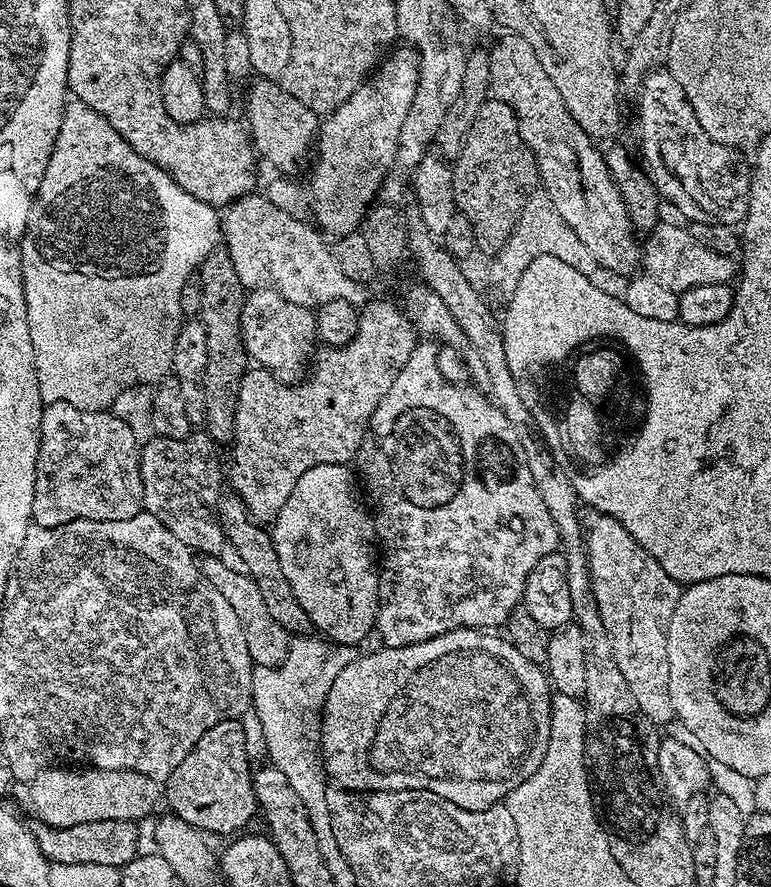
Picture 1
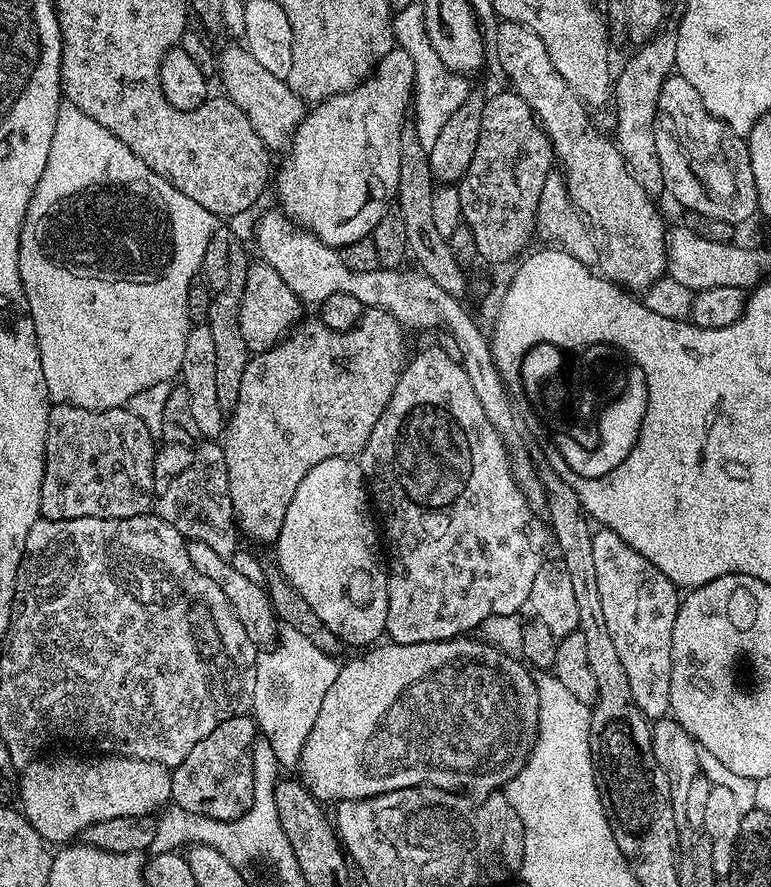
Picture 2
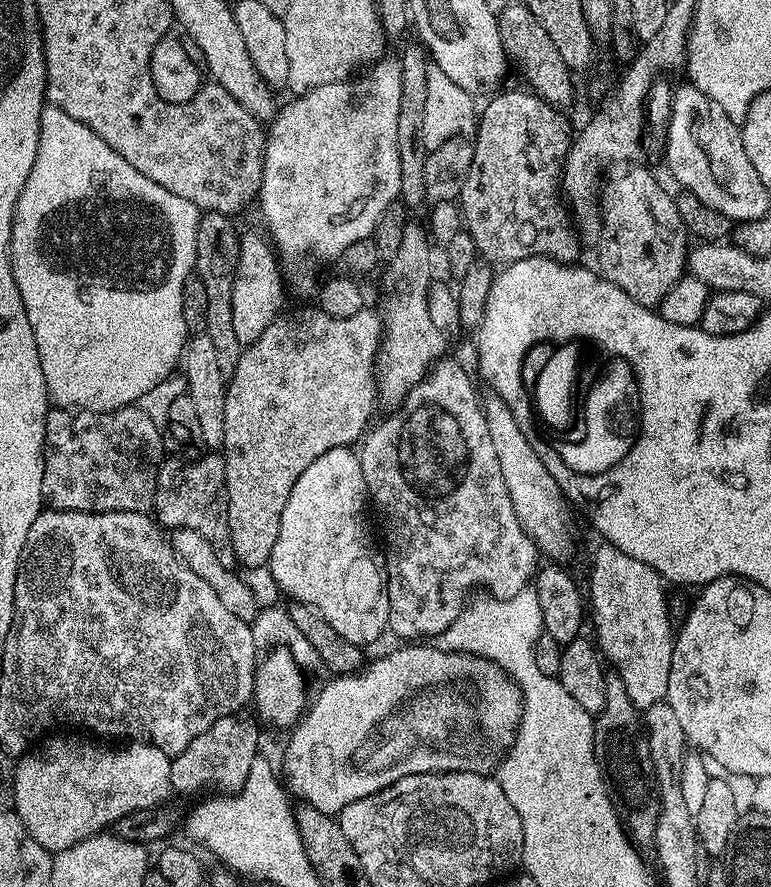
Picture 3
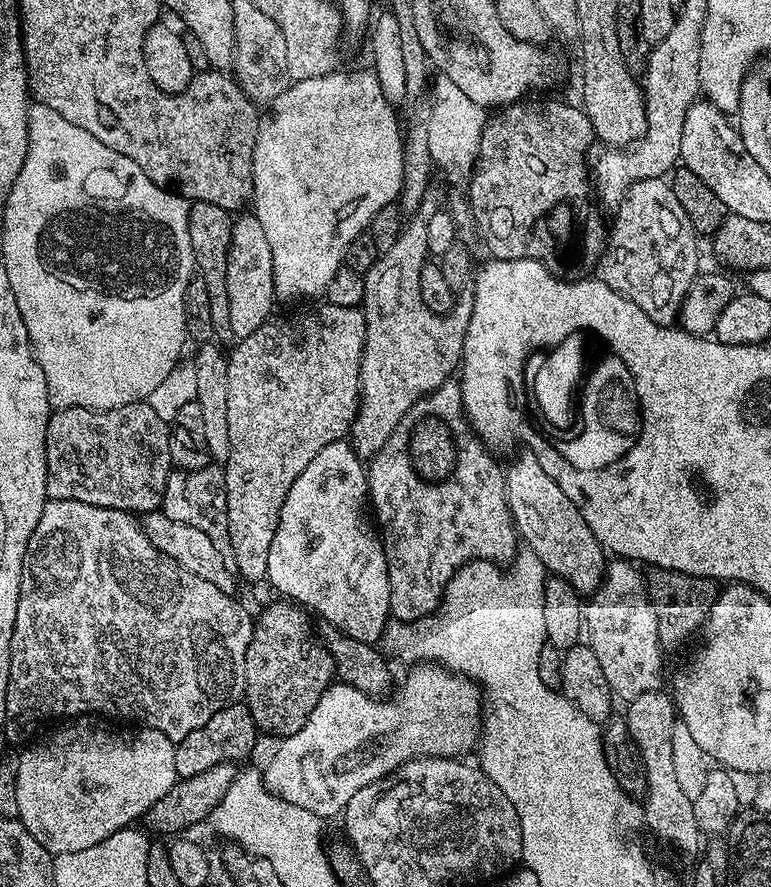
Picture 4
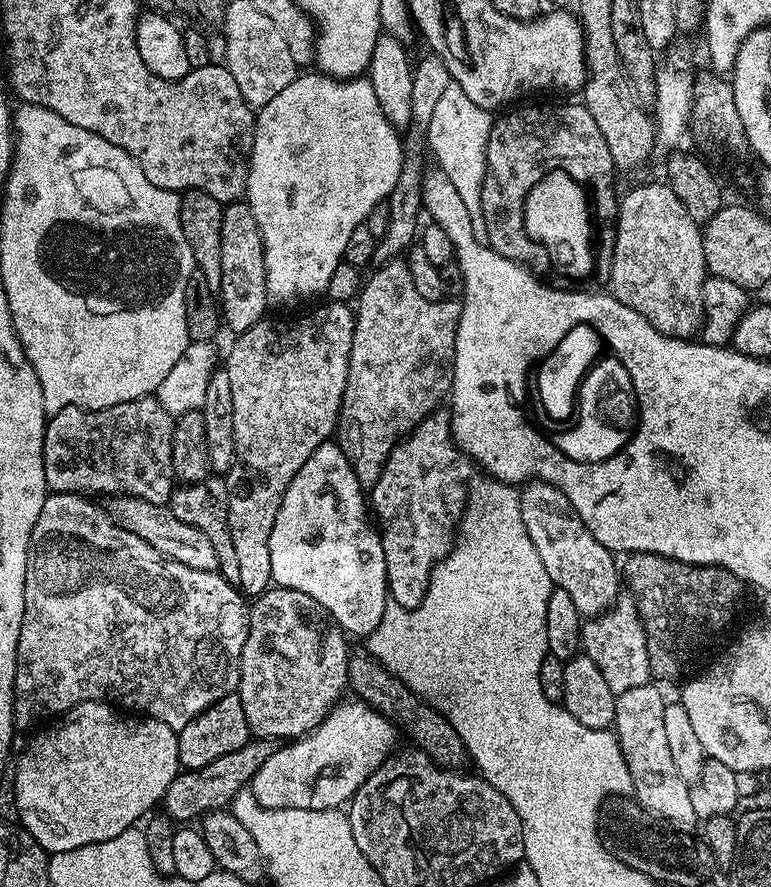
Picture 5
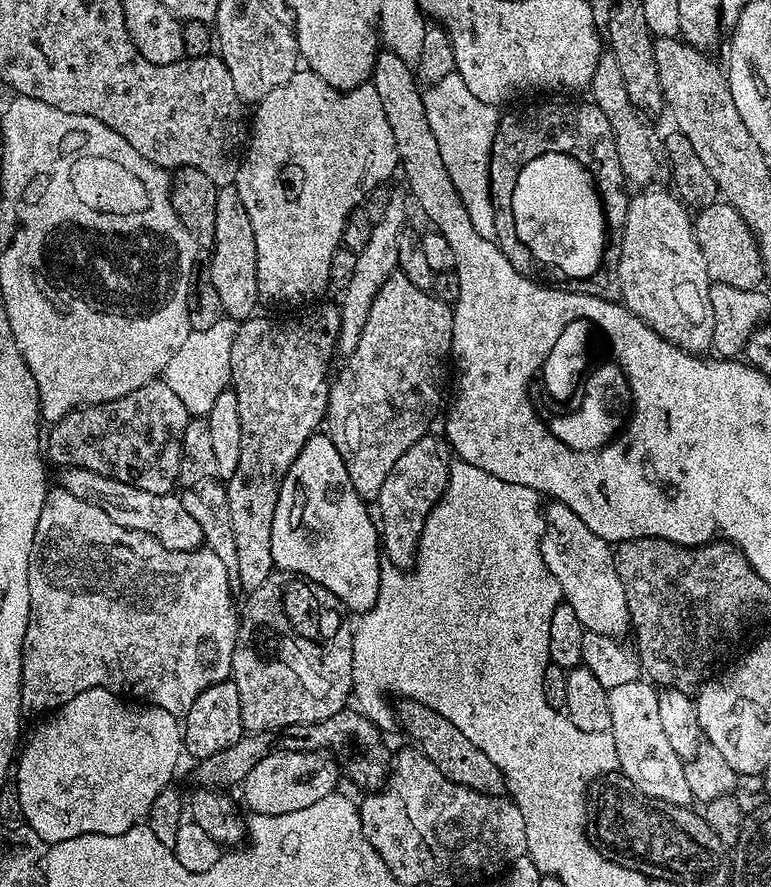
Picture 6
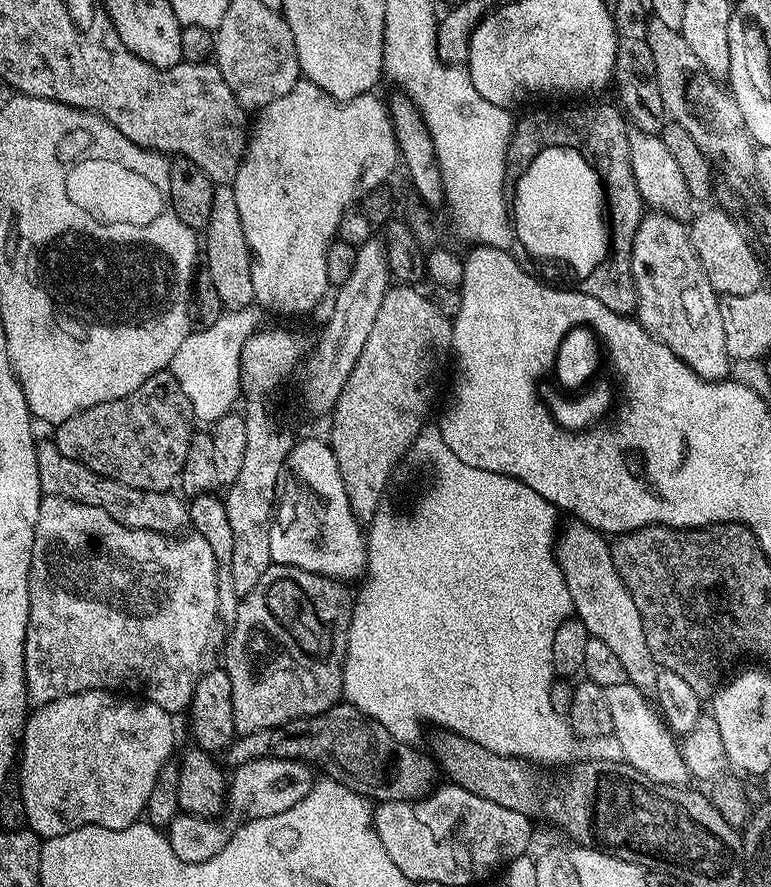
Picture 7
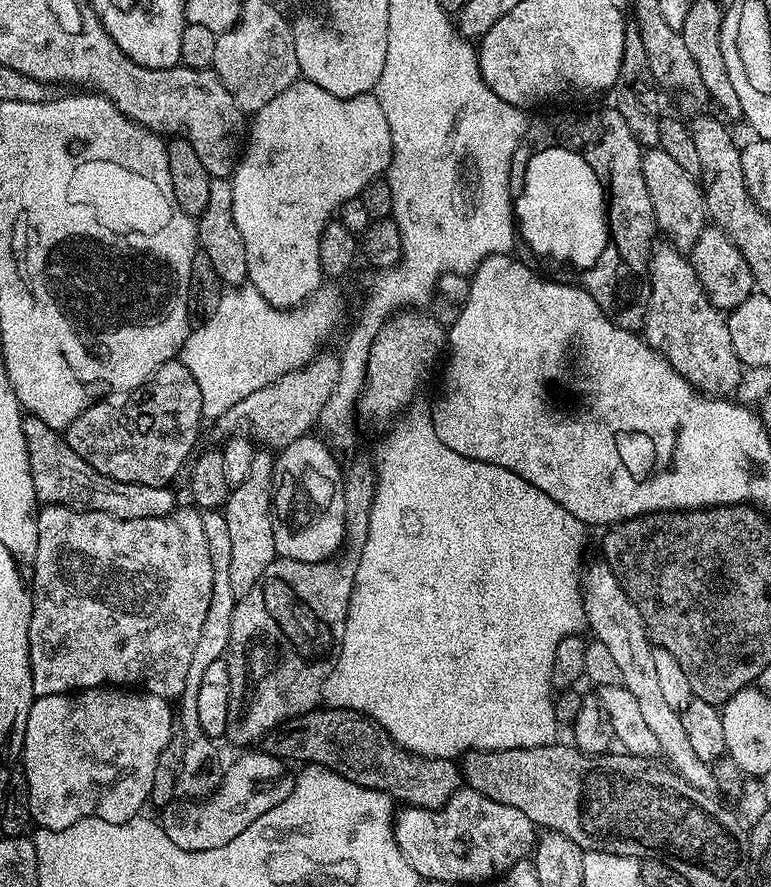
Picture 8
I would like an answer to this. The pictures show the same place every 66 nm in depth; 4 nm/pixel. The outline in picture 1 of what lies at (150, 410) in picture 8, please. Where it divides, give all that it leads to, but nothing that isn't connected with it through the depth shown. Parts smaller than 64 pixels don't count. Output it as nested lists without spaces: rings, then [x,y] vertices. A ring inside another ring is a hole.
[[[64,400],[47,405],[44,409],[42,450],[36,479],[36,520],[41,524],[65,524],[71,520],[129,520],[148,511],[148,483],[145,480],[144,470],[145,462],[148,460],[148,441],[149,437],[143,436],[132,420],[126,419],[118,410],[113,410],[111,407],[100,412],[86,412]]]

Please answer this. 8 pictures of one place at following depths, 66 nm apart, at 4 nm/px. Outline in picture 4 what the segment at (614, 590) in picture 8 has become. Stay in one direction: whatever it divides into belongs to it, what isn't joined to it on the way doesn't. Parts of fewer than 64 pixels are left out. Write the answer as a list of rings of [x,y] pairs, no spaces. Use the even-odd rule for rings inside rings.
[[[527,450],[504,472],[504,489],[508,499],[508,509],[512,512],[512,520],[516,523],[519,539],[524,540],[527,547],[534,553],[551,575],[569,580],[574,590],[581,594],[597,592],[604,581],[606,567],[605,549],[600,547],[598,538],[586,526],[586,518],[562,494],[562,486],[538,466],[538,458]]]

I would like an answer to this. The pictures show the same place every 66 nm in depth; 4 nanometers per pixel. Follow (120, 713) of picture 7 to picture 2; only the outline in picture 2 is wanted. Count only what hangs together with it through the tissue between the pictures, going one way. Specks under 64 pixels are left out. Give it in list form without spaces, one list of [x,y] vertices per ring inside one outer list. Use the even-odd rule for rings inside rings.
[[[111,754],[92,758],[96,760],[83,760],[80,756],[56,756],[53,760],[44,759],[33,760],[19,773],[18,804],[30,826],[34,826],[36,833],[52,846],[64,846],[75,841],[87,828],[94,826],[94,822],[106,822],[106,818],[148,816],[155,808],[163,809],[172,798],[172,773],[161,764],[136,760],[132,756]]]

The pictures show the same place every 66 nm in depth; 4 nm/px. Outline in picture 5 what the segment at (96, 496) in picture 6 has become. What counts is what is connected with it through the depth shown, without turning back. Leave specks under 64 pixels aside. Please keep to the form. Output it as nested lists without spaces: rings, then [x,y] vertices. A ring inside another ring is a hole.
[[[116,494],[109,500],[112,501],[106,504],[108,515],[126,530],[130,530],[130,534],[138,534],[138,538],[142,538],[147,544],[154,546],[154,550],[158,550],[158,554],[162,554],[174,562],[182,562],[182,566],[190,566],[194,570],[214,572],[219,569],[218,554],[214,550],[210,538],[206,538],[206,534],[202,534],[202,530],[194,530],[194,526],[190,526],[190,522],[182,522],[182,518],[174,518],[168,504],[146,502],[144,498],[127,494]]]

